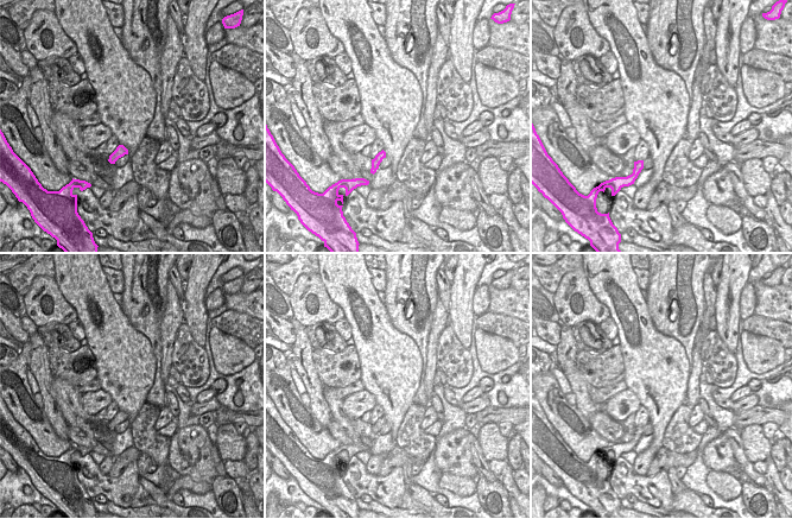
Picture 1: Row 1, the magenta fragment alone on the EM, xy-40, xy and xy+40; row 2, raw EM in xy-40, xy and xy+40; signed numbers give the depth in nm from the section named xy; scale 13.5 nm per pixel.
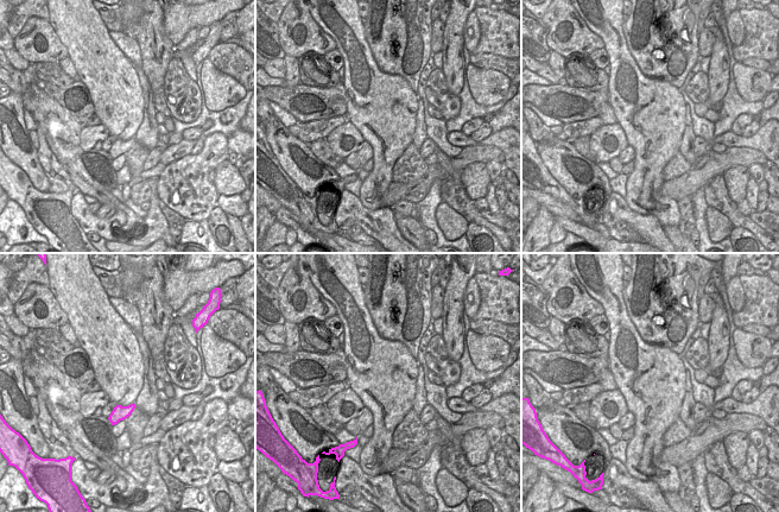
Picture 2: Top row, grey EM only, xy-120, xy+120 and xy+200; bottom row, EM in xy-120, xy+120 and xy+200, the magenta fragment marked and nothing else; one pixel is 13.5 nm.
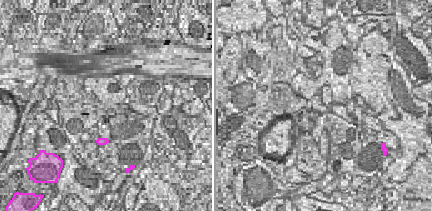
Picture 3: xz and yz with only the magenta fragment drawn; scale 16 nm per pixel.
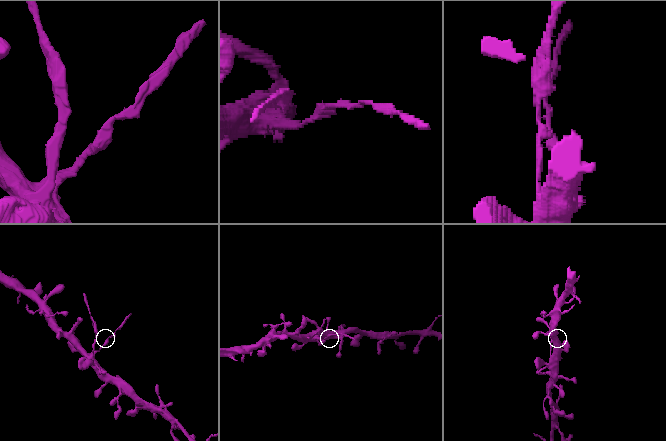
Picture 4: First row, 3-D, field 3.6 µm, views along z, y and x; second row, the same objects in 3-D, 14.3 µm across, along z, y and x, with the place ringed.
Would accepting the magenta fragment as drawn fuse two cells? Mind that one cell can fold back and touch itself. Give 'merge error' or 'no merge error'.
merge error

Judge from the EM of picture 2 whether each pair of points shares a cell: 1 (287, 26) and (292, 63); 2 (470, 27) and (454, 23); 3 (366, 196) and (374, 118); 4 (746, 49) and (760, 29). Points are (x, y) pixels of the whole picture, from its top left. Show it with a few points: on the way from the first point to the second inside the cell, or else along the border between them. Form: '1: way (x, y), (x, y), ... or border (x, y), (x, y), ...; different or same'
1: border (285, 54), (297, 58); different
2: border (470, 12), (464, 25), (463, 44); different
3: way (378, 177), (381, 174), (387, 150), (387, 137); same
4: way (751, 44), (760, 33); same

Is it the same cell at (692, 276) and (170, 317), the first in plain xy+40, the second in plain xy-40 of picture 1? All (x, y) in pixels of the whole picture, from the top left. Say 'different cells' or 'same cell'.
different cells

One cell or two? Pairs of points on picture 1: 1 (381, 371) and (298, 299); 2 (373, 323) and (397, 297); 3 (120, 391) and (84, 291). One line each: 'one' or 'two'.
1: two
2: two
3: one

